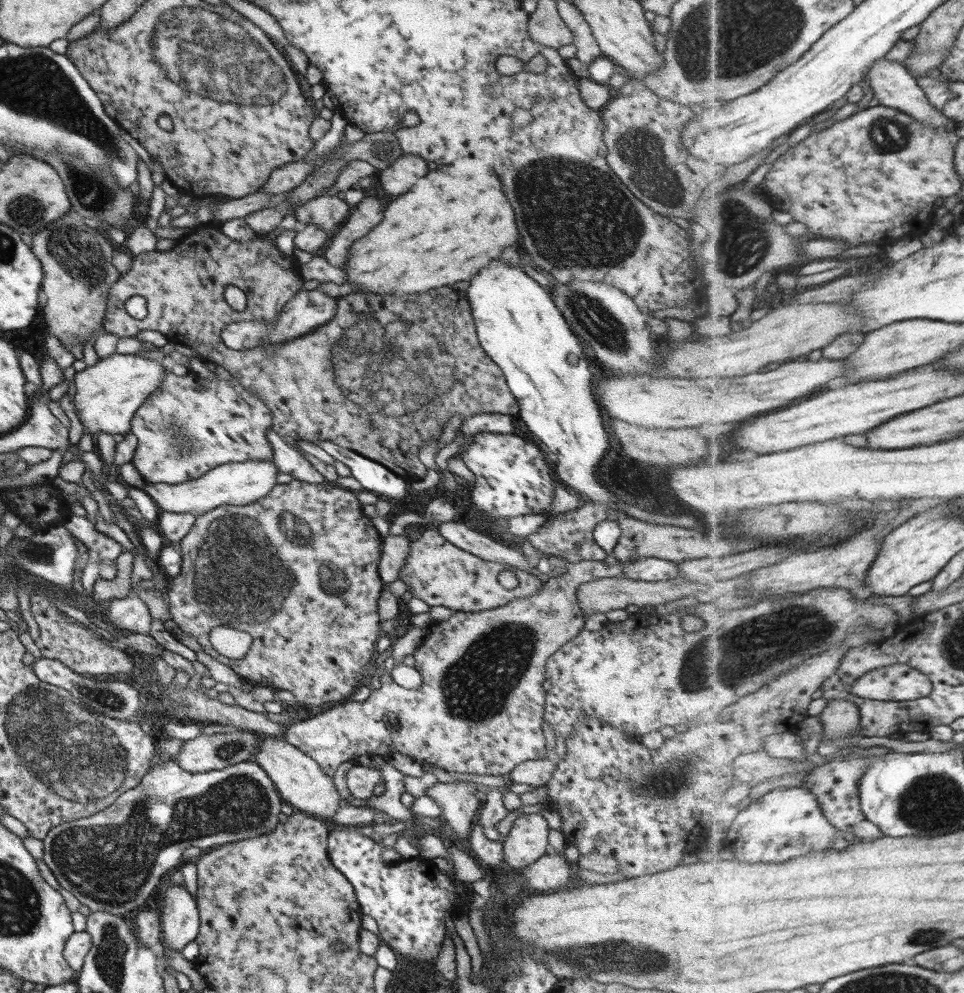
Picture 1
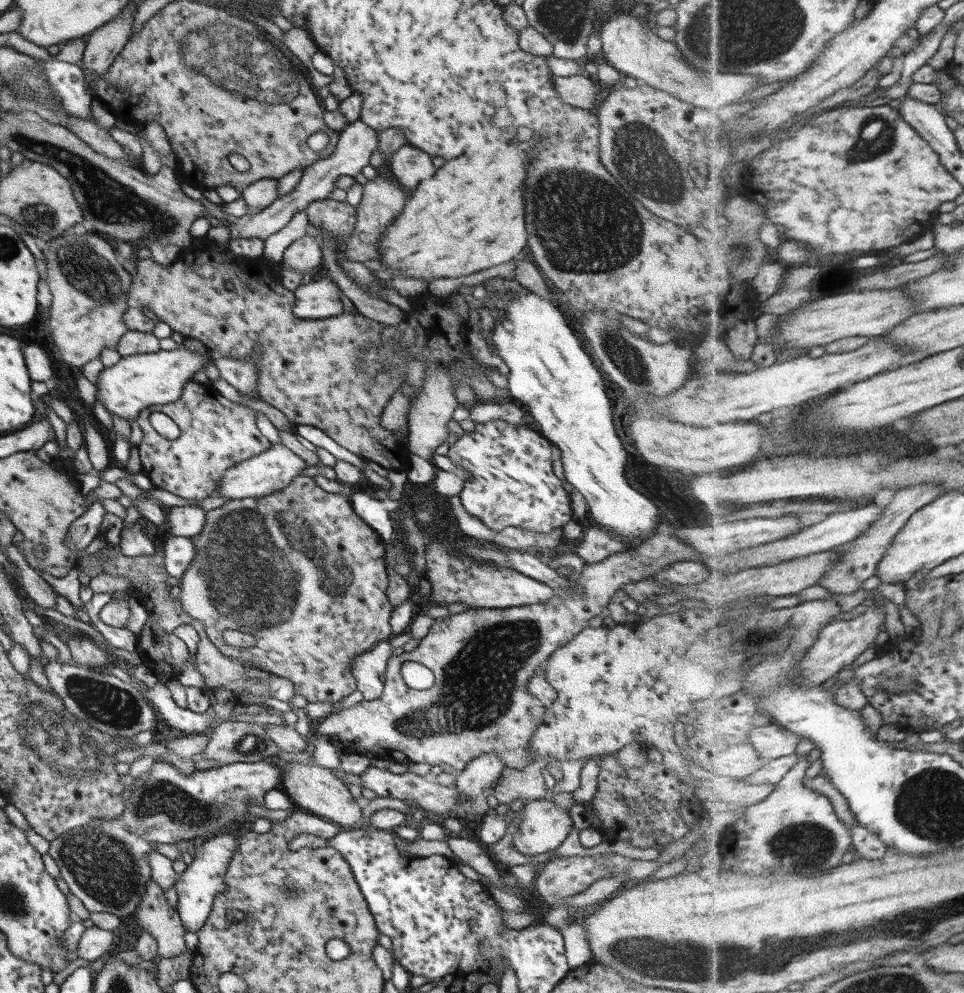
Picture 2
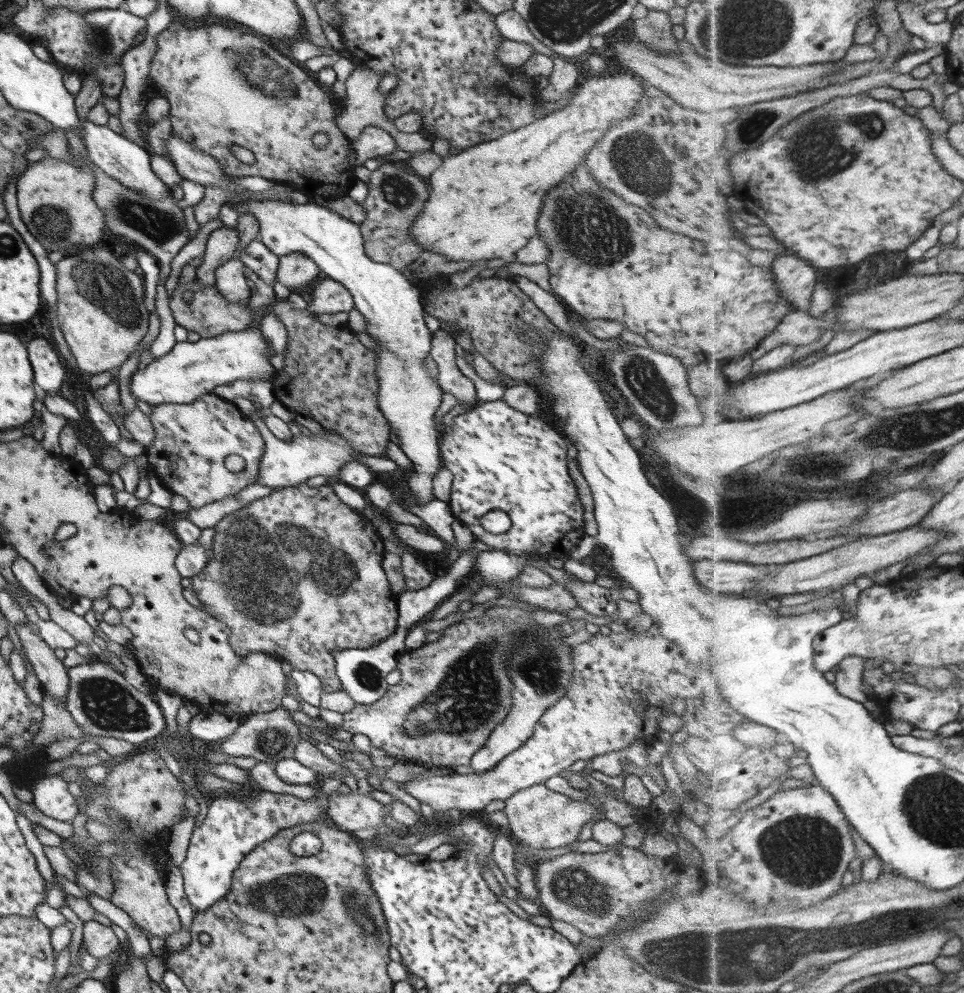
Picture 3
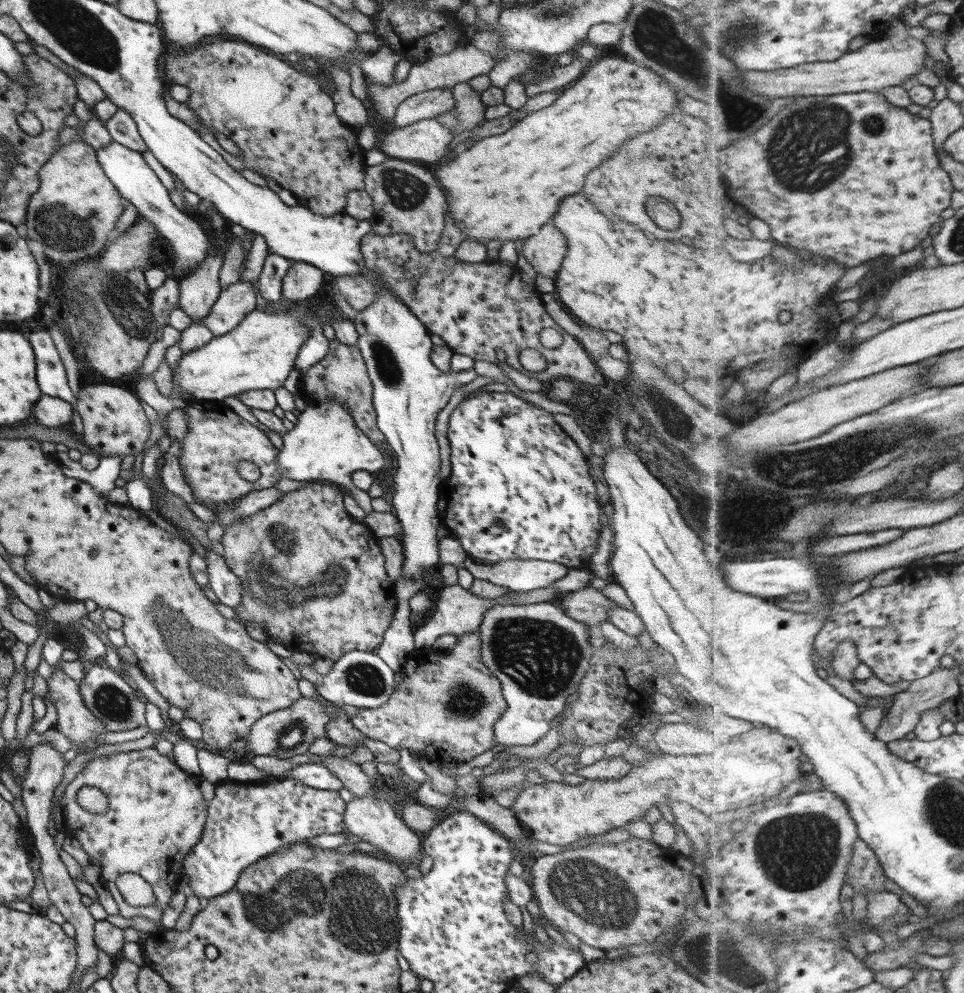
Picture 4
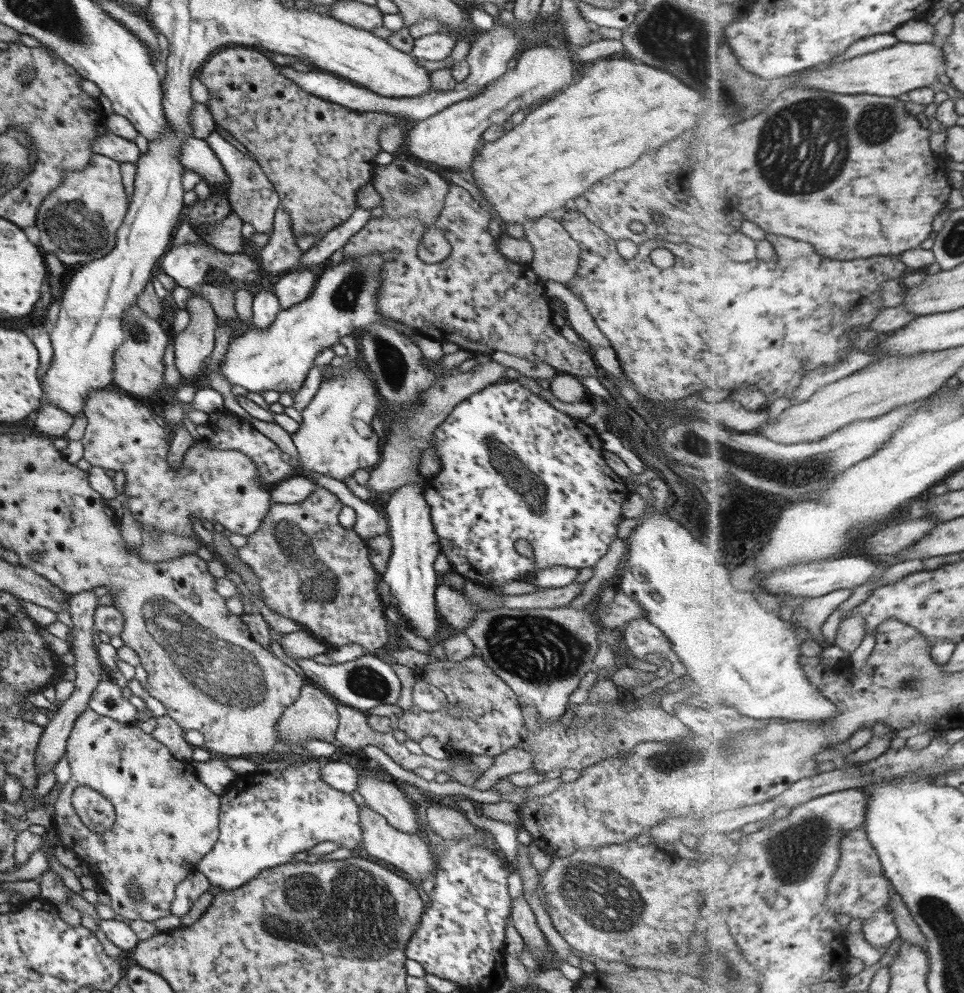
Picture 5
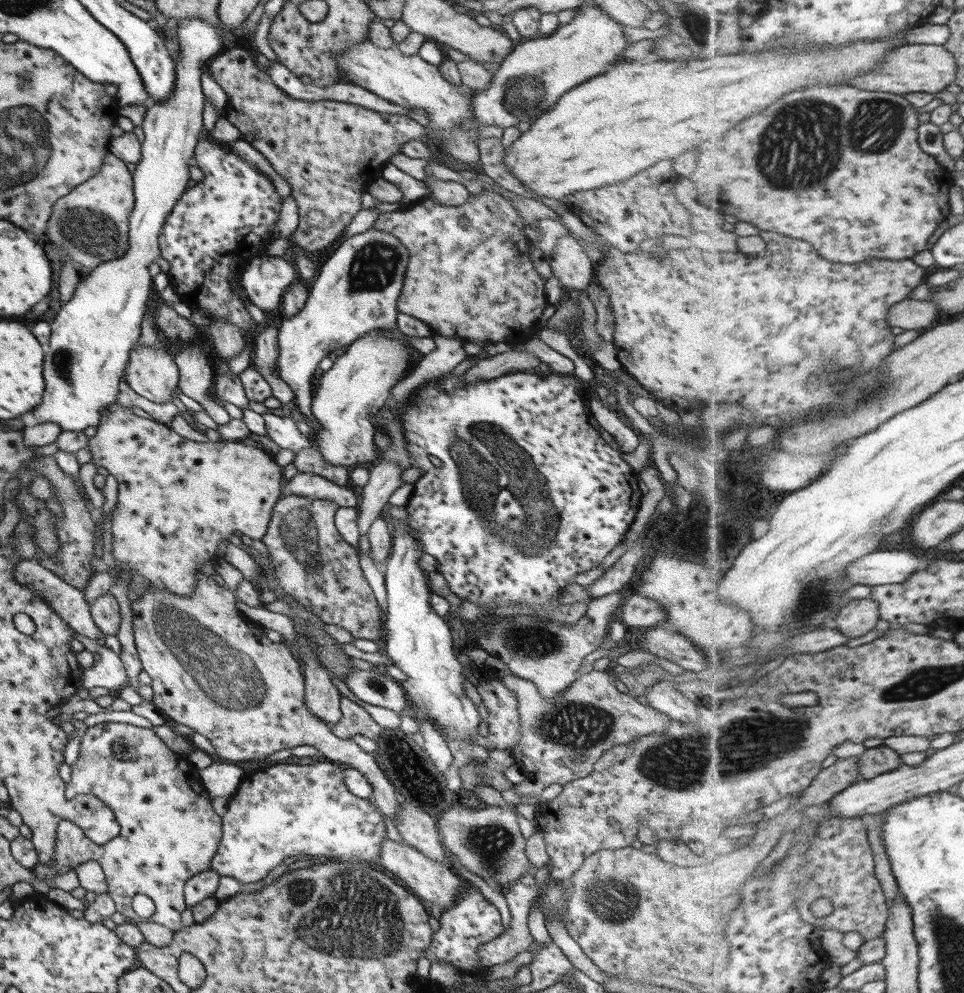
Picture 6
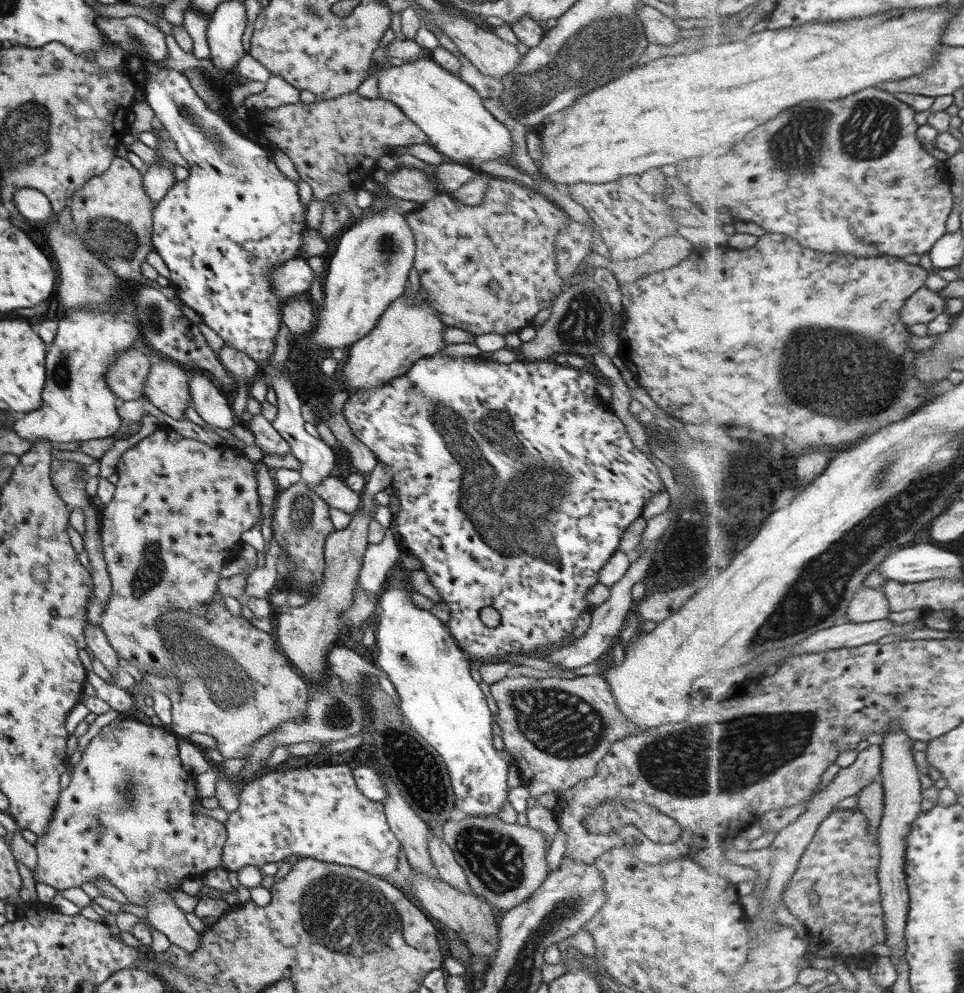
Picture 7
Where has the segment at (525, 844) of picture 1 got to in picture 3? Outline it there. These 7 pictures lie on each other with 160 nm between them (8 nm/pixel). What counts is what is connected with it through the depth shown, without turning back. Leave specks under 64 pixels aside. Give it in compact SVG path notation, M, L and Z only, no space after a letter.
M544 783L518 790L516 794L505 801L503 809L509 820L506 830L510 830L519 840L523 840L524 843L538 850L569 845L577 840L584 824L590 822L593 816L599 816L599 810L590 802L574 800L567 795L552 791Z

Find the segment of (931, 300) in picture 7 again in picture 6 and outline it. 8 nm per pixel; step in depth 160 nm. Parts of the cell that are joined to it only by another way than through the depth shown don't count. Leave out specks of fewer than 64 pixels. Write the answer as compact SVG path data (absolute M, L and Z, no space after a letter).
M908 298L894 306L890 314L890 322L898 328L922 330L934 326L941 313L934 301Z

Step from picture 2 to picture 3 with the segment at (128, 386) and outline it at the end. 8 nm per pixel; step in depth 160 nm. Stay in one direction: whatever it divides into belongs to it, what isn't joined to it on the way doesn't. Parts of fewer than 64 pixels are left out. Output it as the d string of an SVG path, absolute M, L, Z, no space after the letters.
M261 323L241 331L228 331L212 338L201 338L197 342L177 342L174 348L162 358L154 359L146 369L133 372L129 389L136 402L142 400L154 405L164 403L190 404L205 394L212 393L217 386L224 386L236 380L250 381L257 378L260 381L271 381L275 368L270 363L271 344L262 334Z

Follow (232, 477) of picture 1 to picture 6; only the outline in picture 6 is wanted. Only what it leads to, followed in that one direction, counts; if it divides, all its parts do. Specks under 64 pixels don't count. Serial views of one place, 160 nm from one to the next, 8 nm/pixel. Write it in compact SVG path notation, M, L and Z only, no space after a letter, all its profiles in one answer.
M398 327L378 329L378 334L366 333L337 353L332 368L323 373L320 387L311 402L319 425L309 439L330 464L347 467L378 461L379 449L375 443L377 431L370 418L392 396L392 388L408 368L412 356L408 340L410 337Z

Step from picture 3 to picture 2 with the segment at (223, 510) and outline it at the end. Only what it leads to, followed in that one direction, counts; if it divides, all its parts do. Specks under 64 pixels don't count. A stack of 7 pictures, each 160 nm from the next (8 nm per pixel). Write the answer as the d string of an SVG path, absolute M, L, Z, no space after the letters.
M198 506L170 507L166 509L166 524L172 537L196 537L204 529L207 511Z

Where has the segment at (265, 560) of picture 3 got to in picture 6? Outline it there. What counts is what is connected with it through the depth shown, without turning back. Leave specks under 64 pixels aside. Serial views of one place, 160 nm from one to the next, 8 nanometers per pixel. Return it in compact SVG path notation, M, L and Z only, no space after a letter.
M285 495L274 506L267 532L262 542L268 550L268 558L276 570L276 578L281 587L295 598L306 610L314 612L325 625L336 625L348 631L354 639L377 641L382 636L384 613L377 598L364 578L360 557L356 549L338 533L335 515L338 505L330 500L317 500L302 496Z

